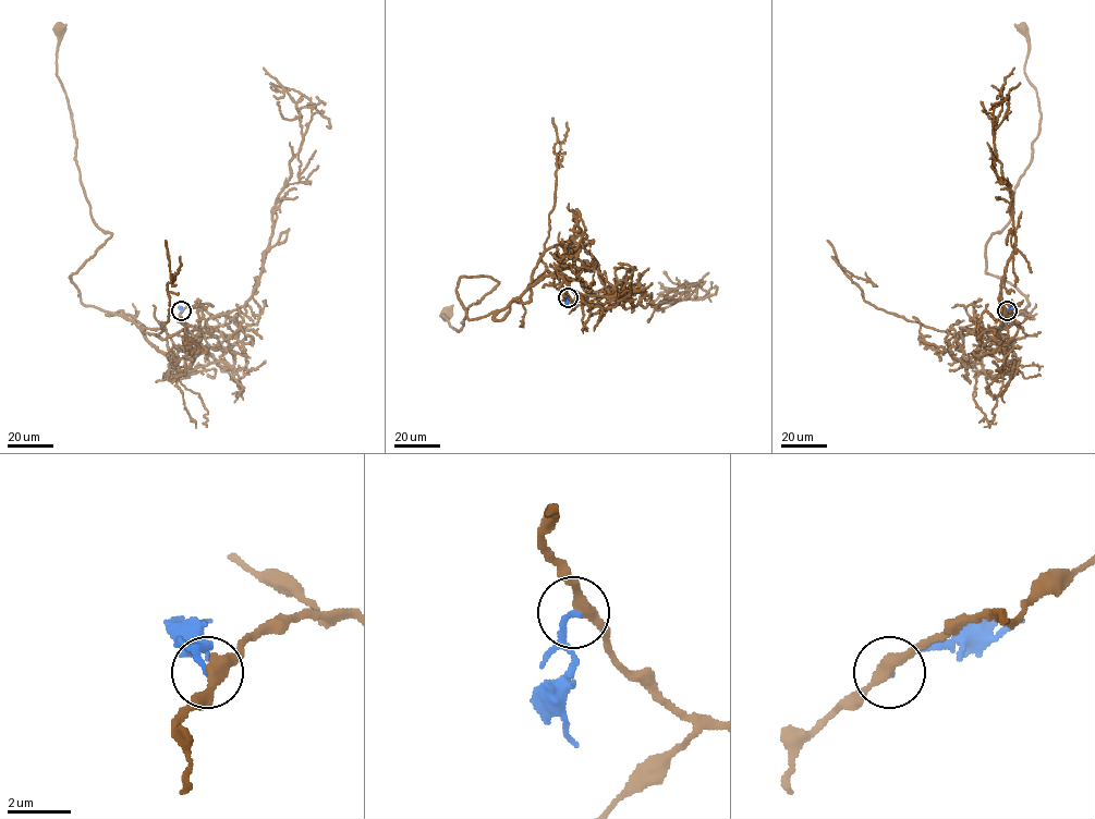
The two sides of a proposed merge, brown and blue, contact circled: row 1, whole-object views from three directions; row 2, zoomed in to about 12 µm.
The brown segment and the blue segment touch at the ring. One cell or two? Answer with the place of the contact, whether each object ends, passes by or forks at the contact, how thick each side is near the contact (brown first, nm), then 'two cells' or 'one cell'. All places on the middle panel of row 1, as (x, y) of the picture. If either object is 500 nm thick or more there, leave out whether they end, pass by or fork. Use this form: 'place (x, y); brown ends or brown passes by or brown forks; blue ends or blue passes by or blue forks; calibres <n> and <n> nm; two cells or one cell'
place (568, 297); brown passes by; blue ends; calibres 360 and 180 nm; two cells

